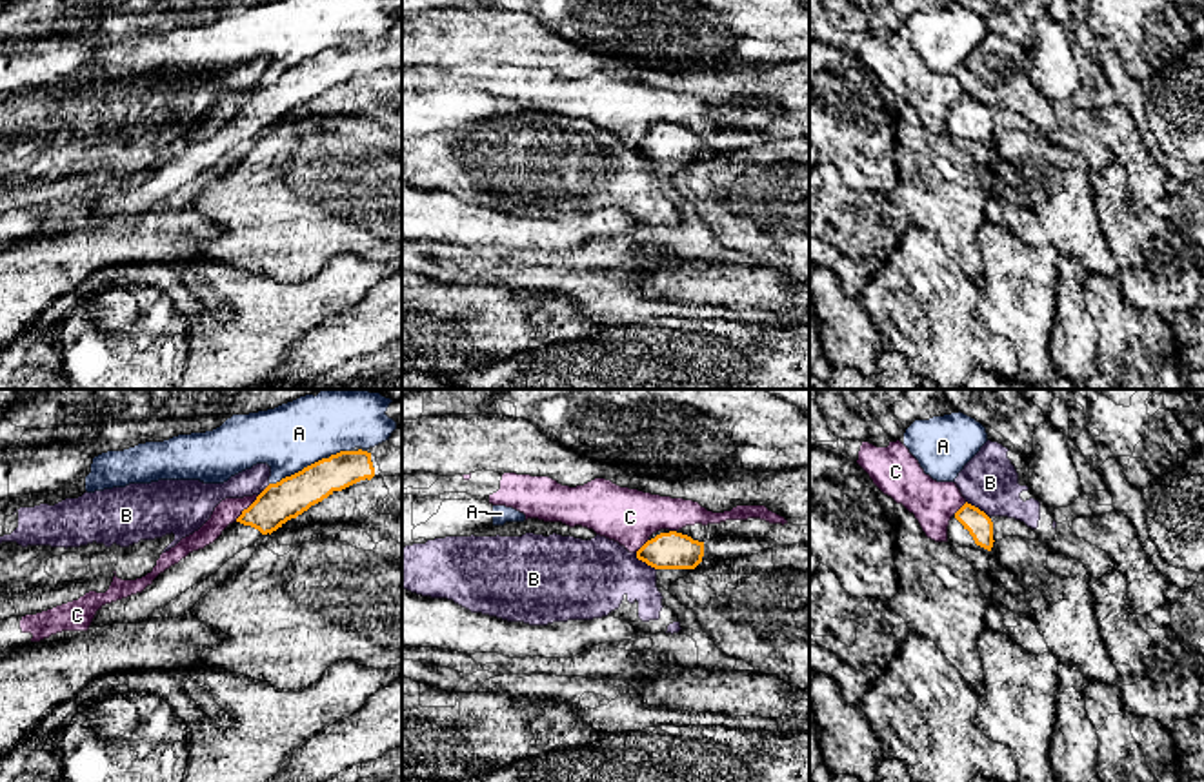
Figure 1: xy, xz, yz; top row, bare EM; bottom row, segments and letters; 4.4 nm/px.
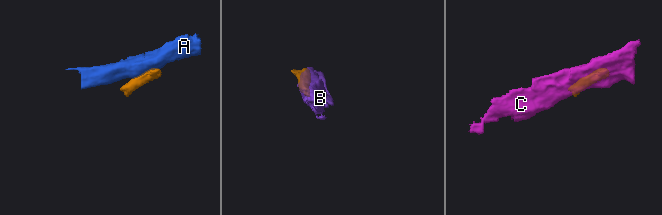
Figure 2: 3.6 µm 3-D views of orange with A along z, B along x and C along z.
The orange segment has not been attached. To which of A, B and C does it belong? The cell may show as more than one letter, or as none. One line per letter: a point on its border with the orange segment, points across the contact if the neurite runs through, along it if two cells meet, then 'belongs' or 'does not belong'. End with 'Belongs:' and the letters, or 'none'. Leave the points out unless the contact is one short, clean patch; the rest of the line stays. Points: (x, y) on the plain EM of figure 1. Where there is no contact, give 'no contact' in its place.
A: meets orange in xy at (299, 64); border along xy (324, 50), (270, 77); does not belong
B: meets orange in xz at (644, 153); border along xz (635, 146), (655, 162); does not belong
C: meets orange in xy at (248, 100); does not belong
Belongs: none

